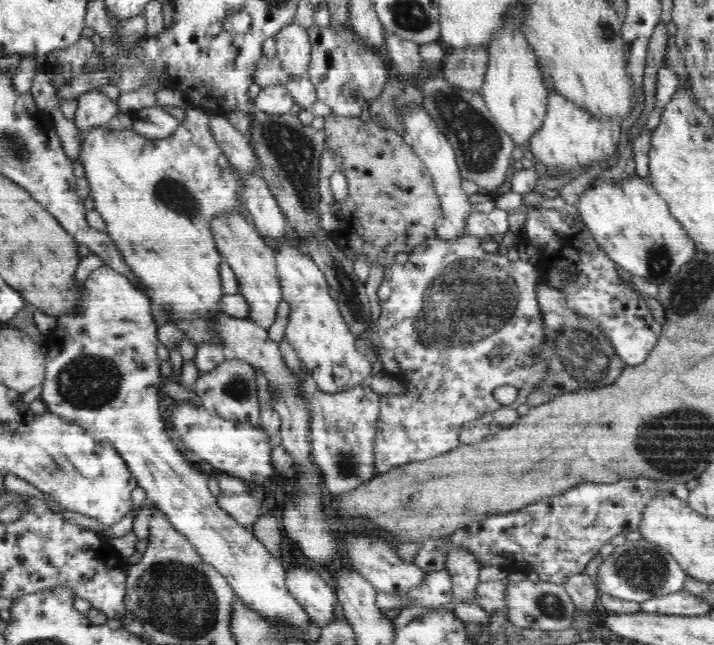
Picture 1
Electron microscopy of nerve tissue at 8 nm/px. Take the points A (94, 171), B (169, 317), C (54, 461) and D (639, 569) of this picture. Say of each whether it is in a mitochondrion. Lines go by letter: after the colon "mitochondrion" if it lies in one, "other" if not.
A: other
B: other
C: mitochondrion
D: mitochondrion

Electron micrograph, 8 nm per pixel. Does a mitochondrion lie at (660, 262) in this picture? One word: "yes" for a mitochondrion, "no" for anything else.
yes

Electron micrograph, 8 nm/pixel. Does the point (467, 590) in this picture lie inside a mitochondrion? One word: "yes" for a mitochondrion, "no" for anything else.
no

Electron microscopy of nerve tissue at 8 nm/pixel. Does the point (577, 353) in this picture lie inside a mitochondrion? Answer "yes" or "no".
yes

